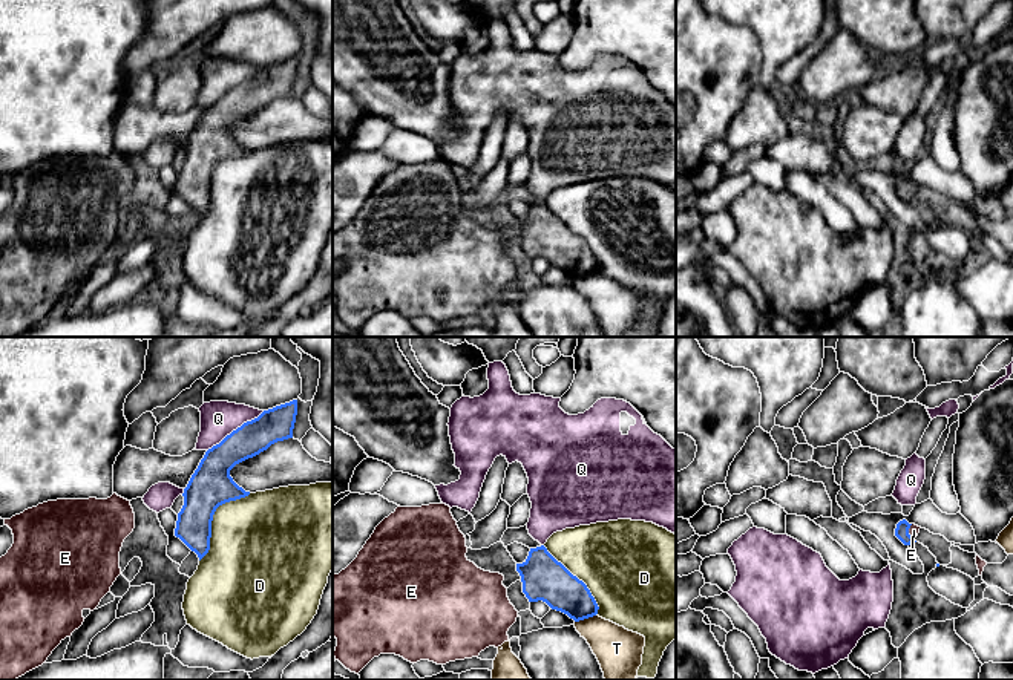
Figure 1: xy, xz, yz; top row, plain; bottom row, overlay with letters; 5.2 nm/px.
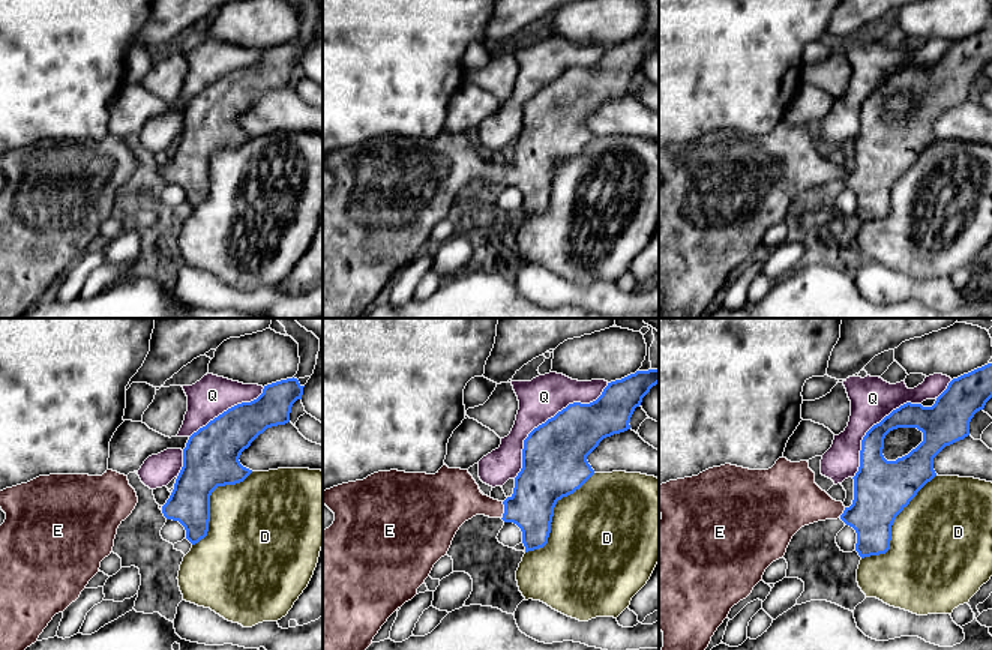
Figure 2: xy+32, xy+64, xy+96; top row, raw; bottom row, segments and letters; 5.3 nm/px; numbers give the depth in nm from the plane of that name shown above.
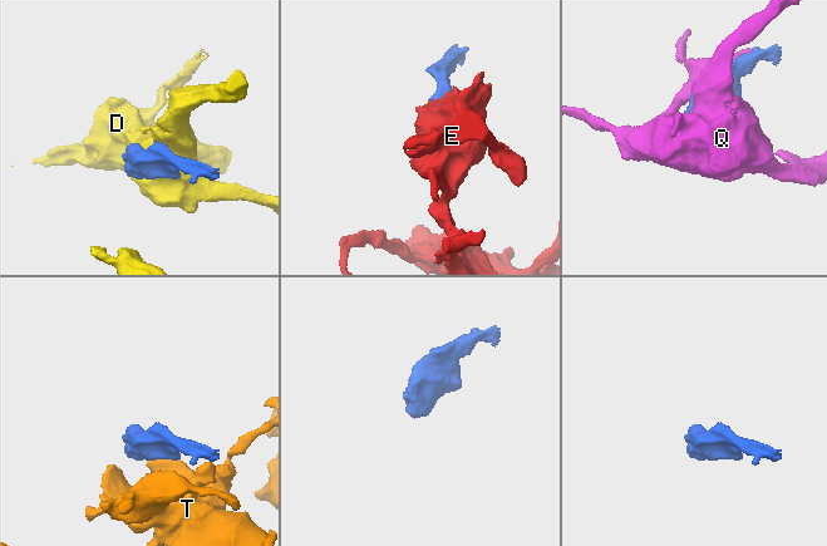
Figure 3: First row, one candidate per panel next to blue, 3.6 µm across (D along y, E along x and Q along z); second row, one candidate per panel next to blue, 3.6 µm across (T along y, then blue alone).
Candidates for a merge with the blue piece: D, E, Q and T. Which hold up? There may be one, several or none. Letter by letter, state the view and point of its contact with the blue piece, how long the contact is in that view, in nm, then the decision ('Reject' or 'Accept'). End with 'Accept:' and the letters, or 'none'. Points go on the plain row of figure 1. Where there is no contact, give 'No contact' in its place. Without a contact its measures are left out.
D: Touches blue at xy (212, 175). Shared border 440 nm. Reject
E: Touches blue at yz (908, 189). Shared border 80 nm. Accept
Q: Touches blue at xy (236, 86). Shared border 360 nm. Reject
T: Touches blue at xz (584, 274). Shared border 120 nm. Reject
Accept: E

